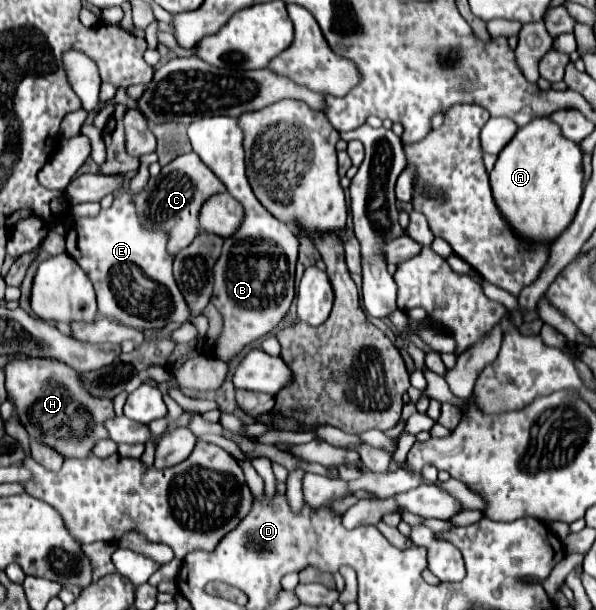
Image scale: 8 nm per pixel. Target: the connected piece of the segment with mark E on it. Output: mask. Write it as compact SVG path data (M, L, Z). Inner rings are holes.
M145 154L139 158L141 166L129 186L115 196L109 210L101 210L97 218L81 218L65 234L67 254L77 260L83 272L93 282L97 294L99 314L115 320L123 326L147 330L163 328L169 322L185 322L189 308L175 284L171 264L173 256L165 250L167 236L159 230L149 230L137 220L131 198L141 192L149 180L149 164L157 162L157 154ZM133 280L133 282L131 282Z

